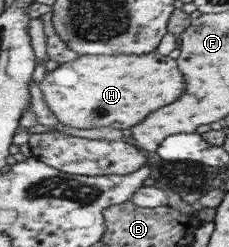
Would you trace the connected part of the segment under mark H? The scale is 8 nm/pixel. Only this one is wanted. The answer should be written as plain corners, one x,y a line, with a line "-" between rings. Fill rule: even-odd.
157,51
142,55
84,55
76,61
59,64
54,70
45,72
44,79
38,86
46,106
50,108
59,123
78,129
124,130
140,124
148,114
176,102
186,92
186,77
182,74
178,58
170,58

